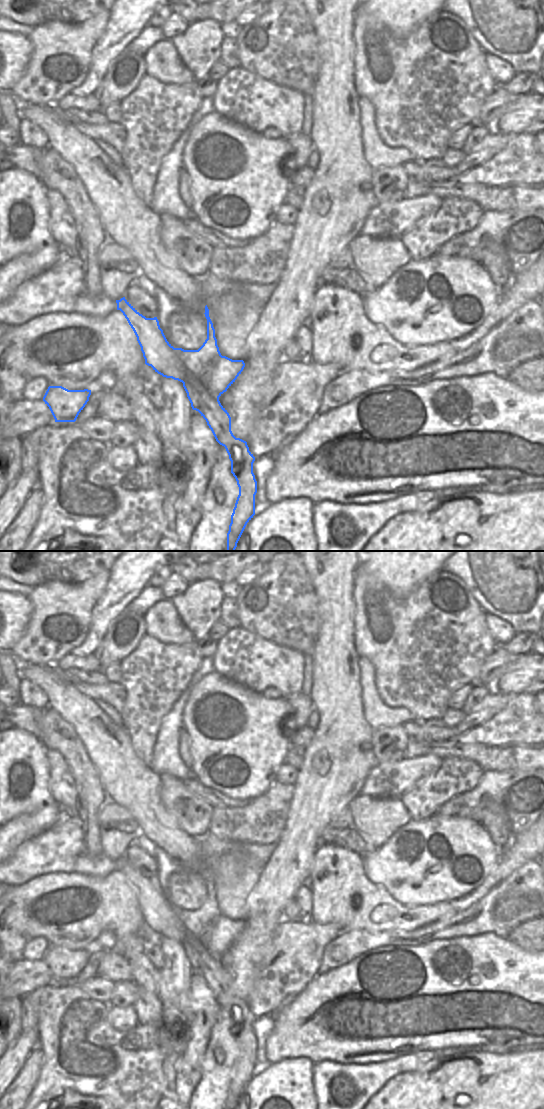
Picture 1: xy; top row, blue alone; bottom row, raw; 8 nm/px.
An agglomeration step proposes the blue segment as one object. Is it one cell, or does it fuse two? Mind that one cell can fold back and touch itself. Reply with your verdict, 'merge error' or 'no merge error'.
merge error

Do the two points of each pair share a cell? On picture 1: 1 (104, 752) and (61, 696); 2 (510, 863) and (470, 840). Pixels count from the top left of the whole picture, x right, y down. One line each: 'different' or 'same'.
1: same
2: different

